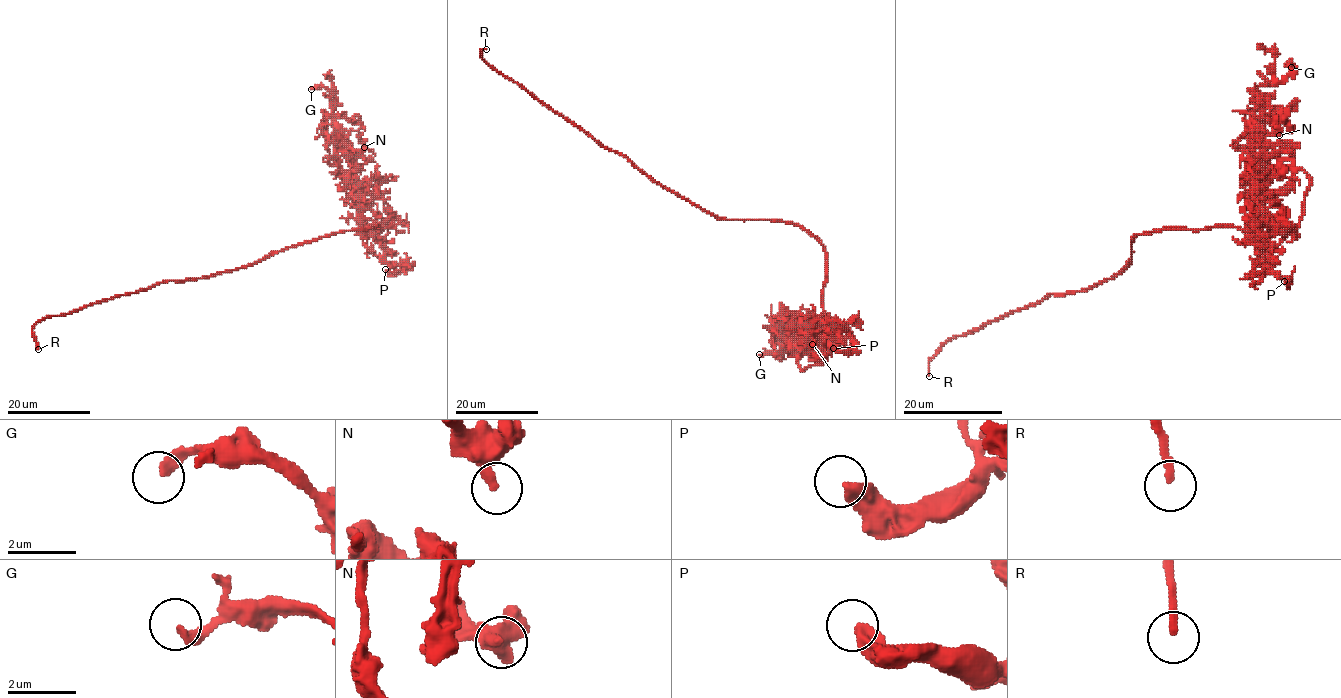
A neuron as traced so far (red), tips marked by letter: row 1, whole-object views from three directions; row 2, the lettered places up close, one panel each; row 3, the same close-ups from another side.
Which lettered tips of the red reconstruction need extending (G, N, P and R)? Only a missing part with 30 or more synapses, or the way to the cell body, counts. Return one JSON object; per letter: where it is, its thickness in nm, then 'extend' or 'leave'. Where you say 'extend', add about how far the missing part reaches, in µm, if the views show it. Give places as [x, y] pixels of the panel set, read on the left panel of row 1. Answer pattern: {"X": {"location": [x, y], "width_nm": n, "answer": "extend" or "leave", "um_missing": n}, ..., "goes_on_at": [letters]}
{"G": {"location": [311, 89], "width_nm": 280, "answer": "leave"}, "N": {"location": [364, 147], "width_nm": 360, "answer": "leave"}, "P": {"location": [385, 269], "width_nm": 480, "answer": "leave"}, "R": {"location": [38, 349], "width_nm": 240, "answer": "extend", "um_missing": 20}, "goes_on_at": ["R"]}

